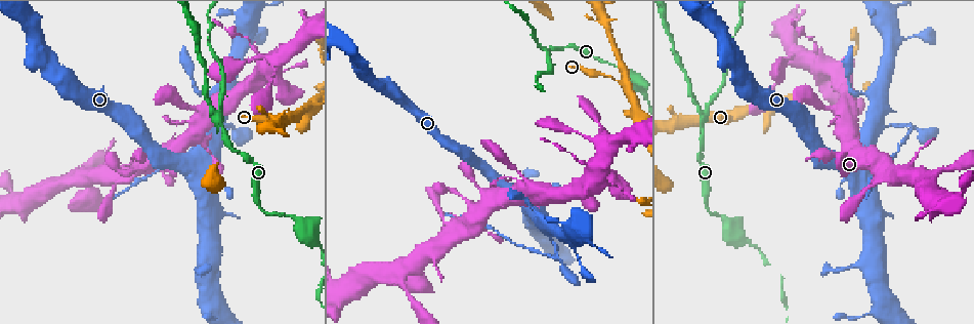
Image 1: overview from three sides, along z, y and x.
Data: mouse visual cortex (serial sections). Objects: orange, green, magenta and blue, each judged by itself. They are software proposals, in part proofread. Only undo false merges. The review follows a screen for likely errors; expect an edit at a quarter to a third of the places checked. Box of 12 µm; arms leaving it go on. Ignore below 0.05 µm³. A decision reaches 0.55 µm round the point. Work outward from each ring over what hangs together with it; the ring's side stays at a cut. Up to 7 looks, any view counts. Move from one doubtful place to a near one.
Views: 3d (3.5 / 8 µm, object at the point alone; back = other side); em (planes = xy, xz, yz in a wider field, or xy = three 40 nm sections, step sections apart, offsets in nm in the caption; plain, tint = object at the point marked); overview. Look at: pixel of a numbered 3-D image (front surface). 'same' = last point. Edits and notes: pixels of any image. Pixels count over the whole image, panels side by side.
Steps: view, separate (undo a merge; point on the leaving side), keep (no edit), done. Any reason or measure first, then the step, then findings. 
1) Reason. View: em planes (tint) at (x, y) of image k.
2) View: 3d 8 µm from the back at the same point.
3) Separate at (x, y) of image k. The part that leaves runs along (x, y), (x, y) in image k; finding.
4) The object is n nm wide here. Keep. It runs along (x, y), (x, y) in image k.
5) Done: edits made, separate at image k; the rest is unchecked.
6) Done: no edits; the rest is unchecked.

Three-way junction. View: 3d 3.5 µm at (218, 115) of image 1.

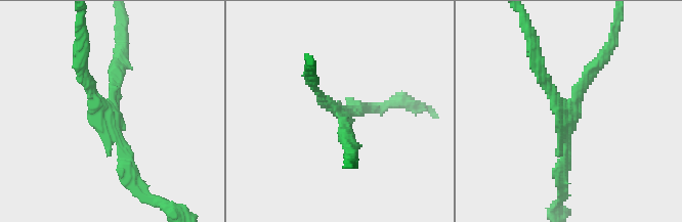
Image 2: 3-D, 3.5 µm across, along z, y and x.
3 arms meet here; the arms are 100, 200, 200 nm wide; now the EM. View: em xy step 3 (tint) at (571, 119) of image 2.

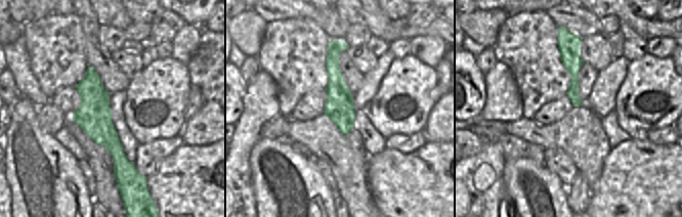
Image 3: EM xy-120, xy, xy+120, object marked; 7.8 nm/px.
The object is 220 nm wide here. Separate at (85, 80) of image 2. The part that leaves runs along (101, 109), (82, 72), (82, 28) in image 2; a second cell is stuck on.

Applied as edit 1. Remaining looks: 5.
Three arms meet. View: 3d 3.5 µm at (626, 82) of image 1.

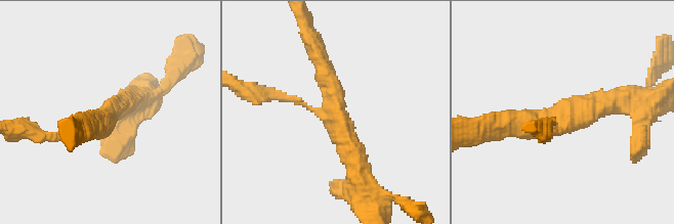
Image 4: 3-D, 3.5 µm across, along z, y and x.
3 arms meet here; the arms are 150, 300, 300 nm wide. View: em xy step 3 (tint) at (330, 117) of image 4.

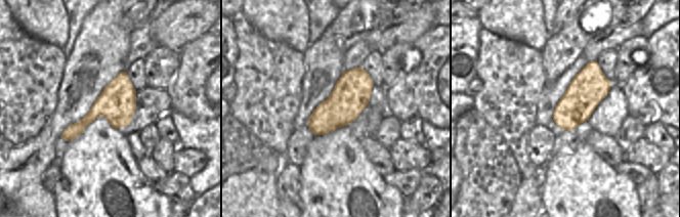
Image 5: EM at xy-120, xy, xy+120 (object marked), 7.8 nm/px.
Keep. It runs along (270, 93), (333, 115), (318, 54) in image 4; continuous, no second cell.

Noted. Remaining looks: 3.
Side arm on a straight run. View: 3d 3.5 µm at (881, 124) of image 1.

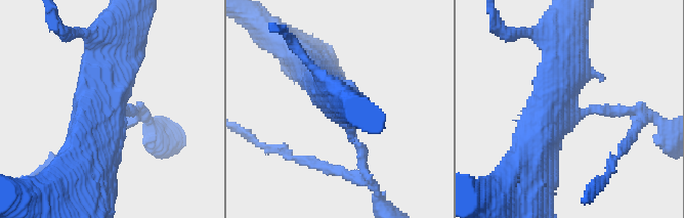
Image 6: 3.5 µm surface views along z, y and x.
View: em xy step 3 (tint) at (113, 110) of image 6.

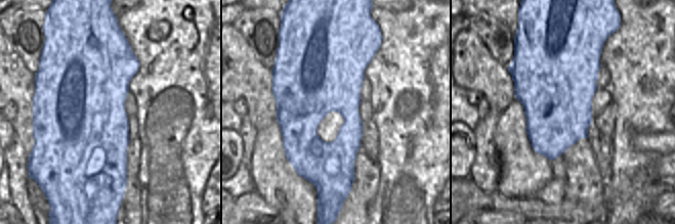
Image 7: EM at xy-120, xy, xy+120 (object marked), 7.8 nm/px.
Keep. It runs along (81, 153), (119, 30) in image 6; one cell here.

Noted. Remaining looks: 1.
Done: edits made, separate at image 2; the rest is unchecked.

